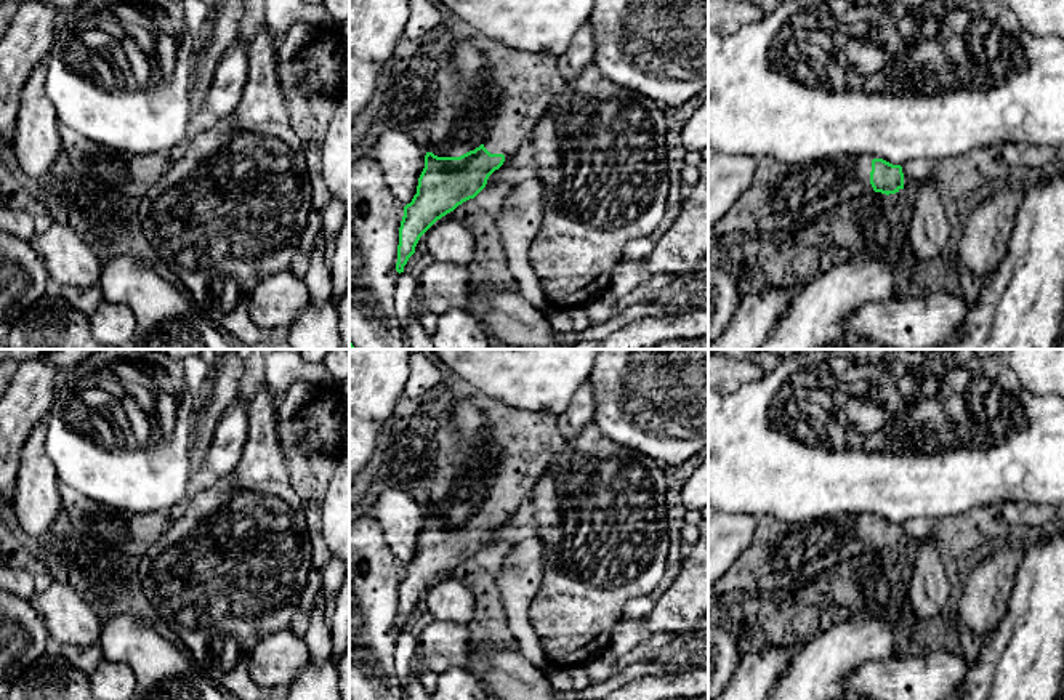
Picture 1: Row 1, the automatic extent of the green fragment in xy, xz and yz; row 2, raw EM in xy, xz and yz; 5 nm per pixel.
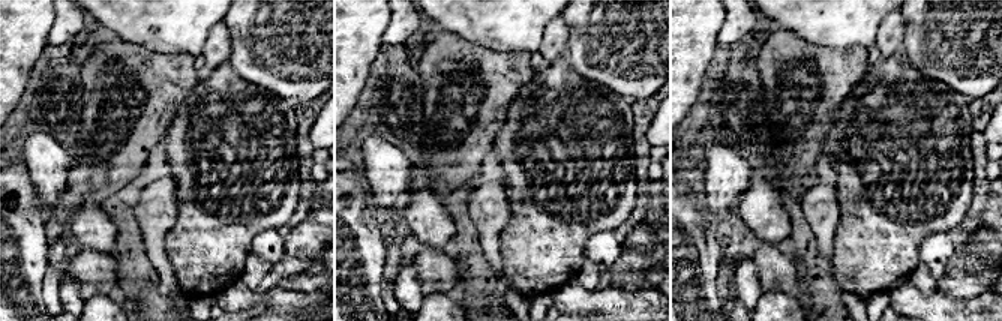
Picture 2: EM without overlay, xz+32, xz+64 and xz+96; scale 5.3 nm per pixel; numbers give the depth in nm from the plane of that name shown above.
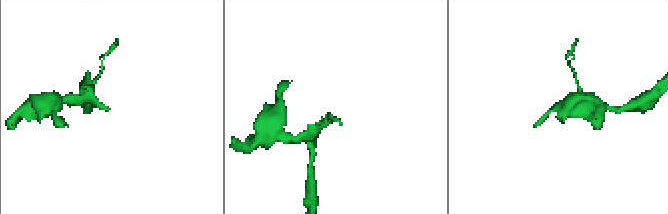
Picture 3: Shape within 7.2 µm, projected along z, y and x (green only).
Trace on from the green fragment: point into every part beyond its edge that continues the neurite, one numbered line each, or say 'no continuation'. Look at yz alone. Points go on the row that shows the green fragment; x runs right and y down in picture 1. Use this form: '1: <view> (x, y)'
1: yz (781, 194)

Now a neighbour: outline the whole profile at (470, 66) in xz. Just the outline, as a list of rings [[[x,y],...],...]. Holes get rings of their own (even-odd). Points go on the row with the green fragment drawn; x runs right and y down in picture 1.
[[[452,19],[457,35],[441,59],[447,62],[461,83],[473,86],[489,86],[492,82],[492,69],[487,58],[474,46],[471,30],[465,29]]]

